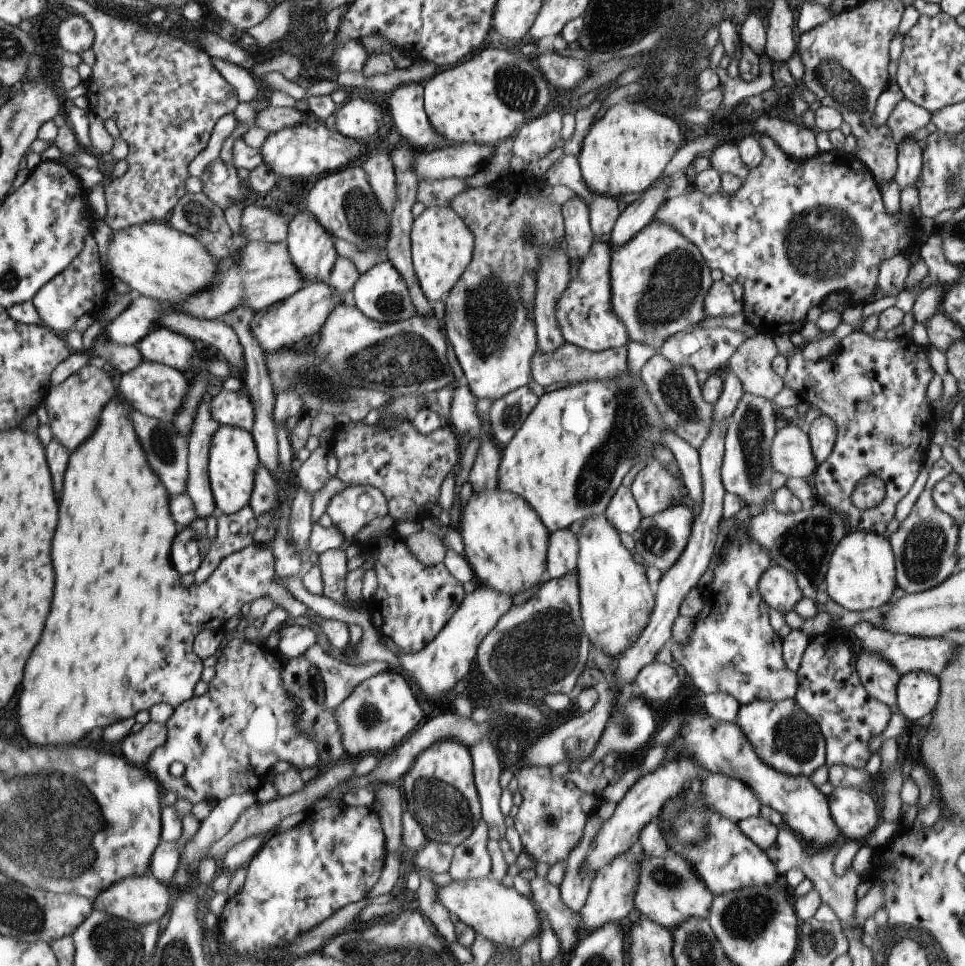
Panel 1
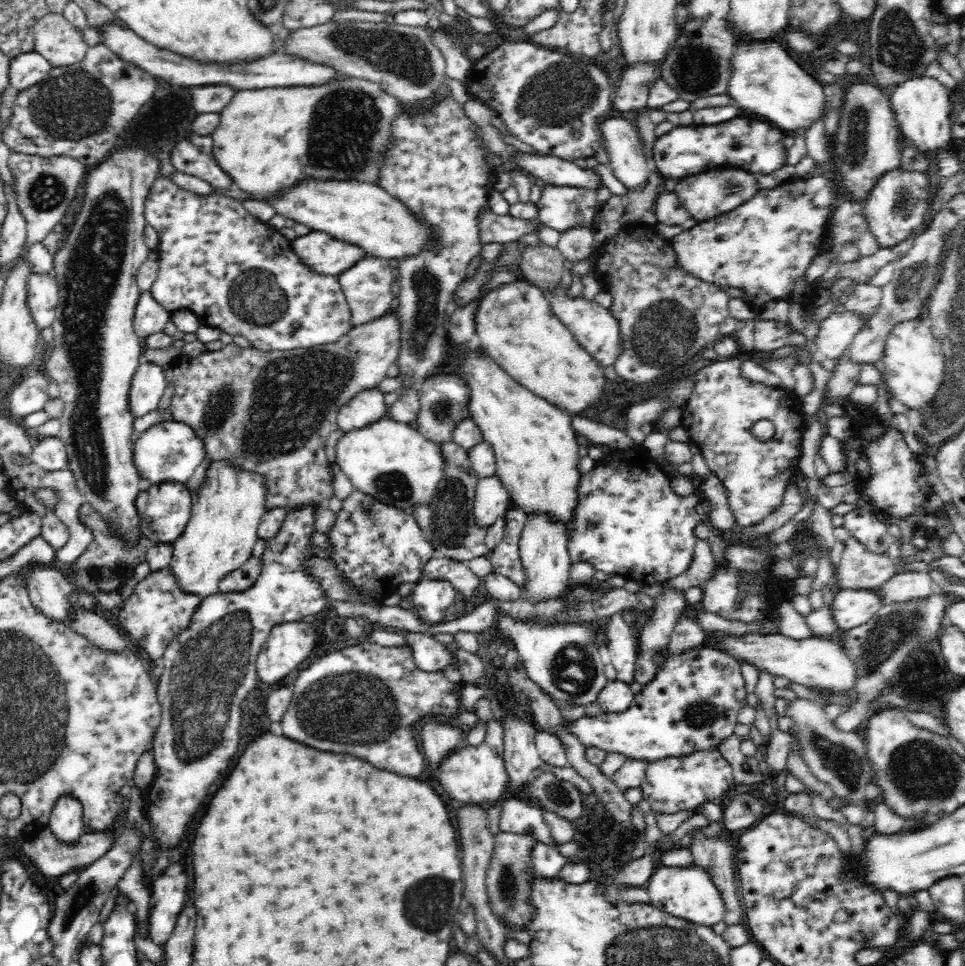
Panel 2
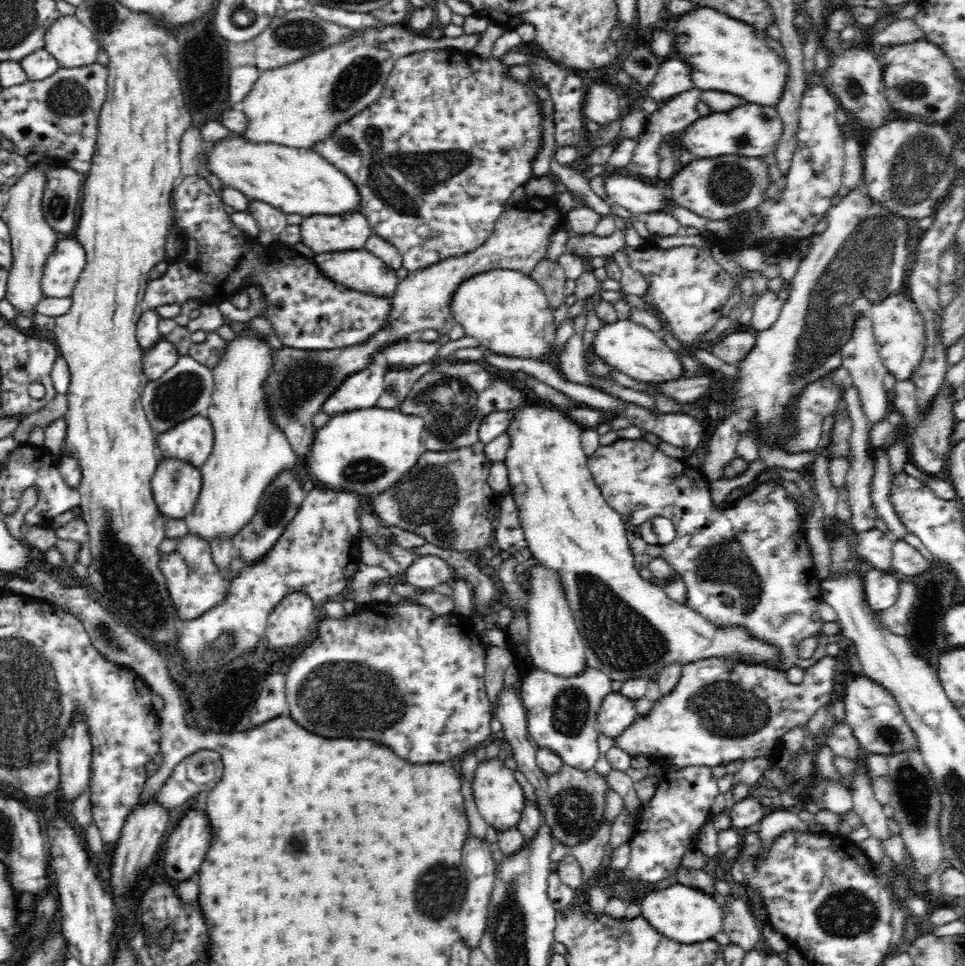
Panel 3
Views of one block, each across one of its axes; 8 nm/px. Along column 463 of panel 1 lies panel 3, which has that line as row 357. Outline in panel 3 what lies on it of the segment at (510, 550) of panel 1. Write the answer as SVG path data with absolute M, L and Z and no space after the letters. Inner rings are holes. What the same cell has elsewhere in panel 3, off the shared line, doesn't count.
M510 269L475 274L458 285L450 304L452 316L465 333L494 354L541 361L559 352L553 348L558 328L552 316L554 309L549 307L544 288L527 274Z

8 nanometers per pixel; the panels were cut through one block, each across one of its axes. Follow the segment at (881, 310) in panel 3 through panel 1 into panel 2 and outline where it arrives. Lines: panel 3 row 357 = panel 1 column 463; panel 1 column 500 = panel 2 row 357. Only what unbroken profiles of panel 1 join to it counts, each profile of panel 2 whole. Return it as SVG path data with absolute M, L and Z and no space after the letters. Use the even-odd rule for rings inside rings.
M920 317L906 322L898 322L890 334L886 336L883 380L887 384L889 394L908 406L909 410L926 408L934 396L938 394L944 378L945 357L940 341L935 338L930 324Z

